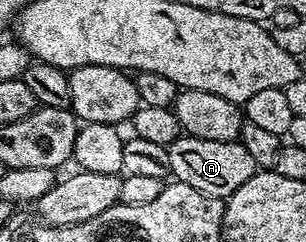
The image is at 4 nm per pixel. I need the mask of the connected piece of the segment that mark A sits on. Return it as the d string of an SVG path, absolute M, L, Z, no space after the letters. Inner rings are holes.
M183 136L177 138L171 146L166 147L166 165L169 173L177 181L196 188L196 192L204 192L213 198L228 199L236 192L236 188L248 184L252 176L259 173L260 167L252 160L248 148L239 140L237 142L221 142L220 140L200 140Z

